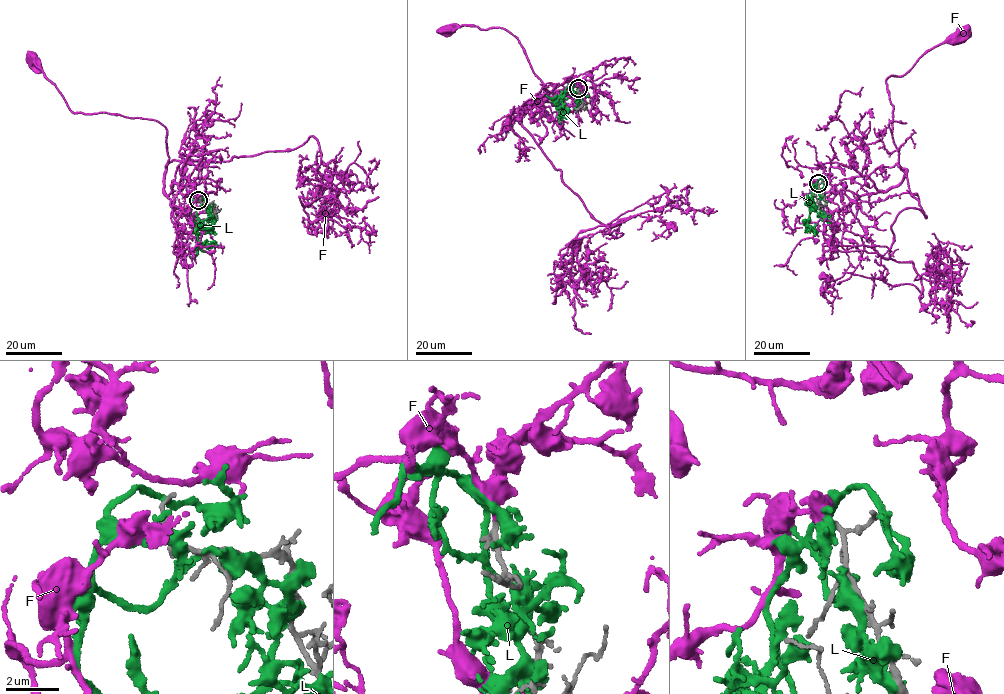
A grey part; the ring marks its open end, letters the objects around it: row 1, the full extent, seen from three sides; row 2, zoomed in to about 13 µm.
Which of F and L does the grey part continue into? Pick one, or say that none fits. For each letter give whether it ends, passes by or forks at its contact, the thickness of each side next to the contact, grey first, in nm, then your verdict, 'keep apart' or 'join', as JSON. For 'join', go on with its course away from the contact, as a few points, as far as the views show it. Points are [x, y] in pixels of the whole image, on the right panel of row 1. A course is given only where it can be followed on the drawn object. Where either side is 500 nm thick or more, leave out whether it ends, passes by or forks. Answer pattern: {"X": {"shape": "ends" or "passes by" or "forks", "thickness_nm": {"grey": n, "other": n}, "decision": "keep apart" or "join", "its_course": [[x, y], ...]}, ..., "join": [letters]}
{"F": {"shape": "ends", "thickness_nm": {"grey": 120, "other": 440}, "decision": "join", "its_course": [[818, 182], [812, 189], [859, 195], [899, 183], [904, 170], [886, 80], [965, 35]]}, "L": {"shape": "forks", "thickness_nm": {"grey": 130, "other": 360}, "decision": "keep apart"}, "join": ["F"]}

